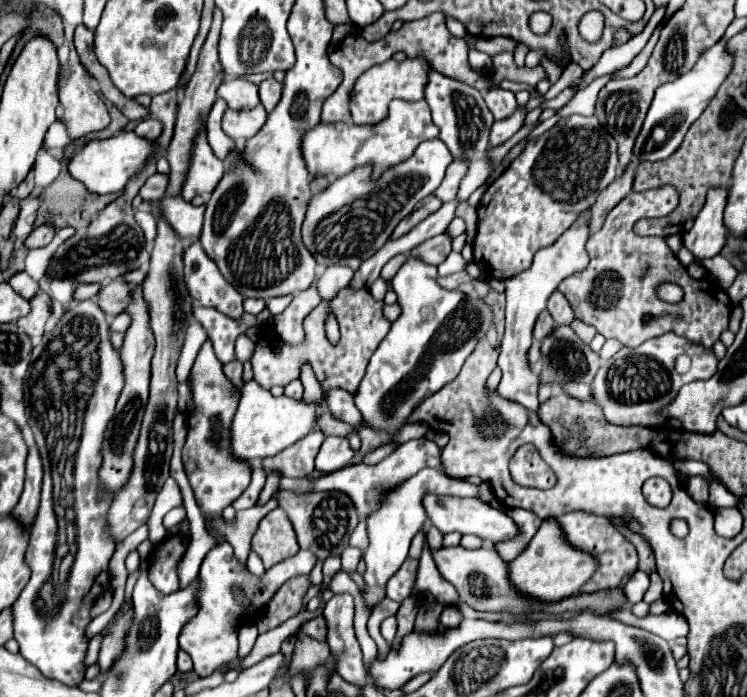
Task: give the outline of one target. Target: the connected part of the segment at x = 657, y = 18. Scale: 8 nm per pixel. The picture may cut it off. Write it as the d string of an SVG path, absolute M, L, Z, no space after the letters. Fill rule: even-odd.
M666 6L657 8L648 21L648 26L636 38L632 38L628 44L624 44L620 48L608 48L602 54L602 58L598 60L598 64L592 70L588 70L588 78L584 78L584 84L580 84L580 88L586 86L586 84L590 84L594 78L598 78L602 74L610 74L610 72L614 72L614 70L618 70L622 66L628 66L634 60L634 56L638 56L640 50L646 46L648 38L652 36L652 32L654 32L656 26L664 18L665 11Z

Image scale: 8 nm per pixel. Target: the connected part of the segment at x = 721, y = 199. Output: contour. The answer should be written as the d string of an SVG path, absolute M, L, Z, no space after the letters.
M710 188L706 204L696 216L692 230L684 234L684 246L696 258L712 258L724 248L728 238L728 228L722 220L726 200L728 188Z

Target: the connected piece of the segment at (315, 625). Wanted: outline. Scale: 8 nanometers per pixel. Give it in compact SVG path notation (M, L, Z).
M322 616L314 618L314 620L306 622L298 632L306 632L308 636L312 636L316 640L326 640L326 622L324 622Z

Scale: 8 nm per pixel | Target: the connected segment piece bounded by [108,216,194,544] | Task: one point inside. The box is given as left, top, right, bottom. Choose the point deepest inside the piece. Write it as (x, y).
(169, 305)

